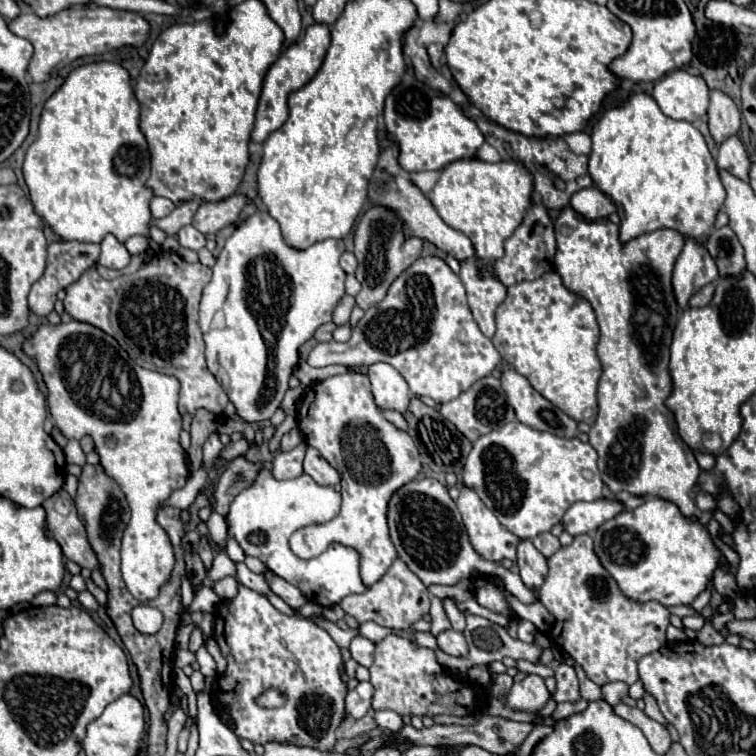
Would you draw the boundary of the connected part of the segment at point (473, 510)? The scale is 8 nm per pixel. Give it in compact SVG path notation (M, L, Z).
M461 489L457 507L463 515L463 525L467 529L471 545L481 559L497 563L511 559L515 563L519 537L513 535L507 527L501 527L497 517L485 507L485 503L481 503L473 489Z

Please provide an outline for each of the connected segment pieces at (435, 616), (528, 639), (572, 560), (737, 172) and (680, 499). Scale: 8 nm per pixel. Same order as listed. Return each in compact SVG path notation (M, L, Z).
M433 597L433 599L431 599L431 611L429 611L429 613L431 613L431 623L433 623L431 633L433 633L435 637L437 637L439 633L451 629L451 623L449 623L445 611L443 611L443 605L441 605L441 599L439 599L439 597Z
M519 621L519 639L525 641L525 643L533 643L535 641L535 635L537 635L537 627L531 623L531 621Z
M577 535L569 547L561 547L547 561L549 575L537 591L537 597L545 605L545 609L555 617L549 629L549 639L553 641L553 645L561 653L571 655L575 663L583 667L587 677L597 685L605 685L611 681L623 681L627 685L633 685L637 681L637 659L641 659L641 655L647 655L649 651L657 651L657 647L663 647L667 643L665 631L669 627L669 611L661 603L643 605L625 599L621 591L617 591L613 579L605 575L601 563L597 563L597 555L593 553L593 539L589 535Z
M729 137L725 143L721 143L719 157L717 157L717 167L723 169L723 171L729 171L731 175L749 183L751 163L749 163L749 157L747 157L739 137Z
M565 207L565 211L561 211L561 215L557 217L555 221L555 237L557 237L557 255L555 255L555 271L561 275L563 279L563 285L573 291L575 295L583 297L585 301L591 303L595 315L597 315L597 323L599 323L599 329L601 329L601 337L599 337L599 345L597 345L597 353L599 353L599 359L603 363L603 375L599 379L599 415L597 415L597 421L593 423L591 431L589 431L589 443L591 447L597 451L599 459L599 471L601 471L601 479L603 483L613 491L613 493L619 493L619 491L627 491L631 495L637 495L637 497L661 497L661 499L667 499L671 503L675 503L679 507L679 511L685 515L685 517L691 517L695 515L697 507L695 507L695 499L691 497L693 491L695 491L695 485L697 485L697 477L701 473L699 469L699 463L695 457L691 457L689 449L685 447L685 443L679 439L677 431L673 429L675 427L675 419L673 419L673 413L665 407L665 399L669 397L671 393L671 377L669 377L669 345L671 345L671 335L673 335L673 327L677 323L677 303L673 299L673 287L671 287L671 271L673 271L673 263L677 259L677 255L681 253L681 247L683 247L683 237L677 233L677 231L671 231L671 229L659 229L655 233L645 233L633 241L629 241L627 245L619 245L619 229L617 225L613 225L611 221L607 219L601 219L601 221L585 221L583 217L579 217L571 207Z

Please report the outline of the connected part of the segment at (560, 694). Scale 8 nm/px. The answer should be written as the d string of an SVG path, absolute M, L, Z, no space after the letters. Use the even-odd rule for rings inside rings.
M557 663L555 665L555 679L557 679L557 689L553 693L553 699L557 703L577 703L581 699L579 693L579 681L571 665L567 663Z

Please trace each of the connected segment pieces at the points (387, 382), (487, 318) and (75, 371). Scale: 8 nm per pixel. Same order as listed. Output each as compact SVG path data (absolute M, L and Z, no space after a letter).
M375 363L369 367L367 375L371 379L373 397L379 409L393 409L399 413L405 413L409 409L409 385L397 369L389 367L387 363Z
M467 259L465 263L461 263L459 277L467 289L469 307L479 329L483 331L483 335L493 337L495 335L495 311L505 301L505 295L507 295L505 285L489 275L479 277L475 259Z
M81 321L41 325L37 333L25 341L23 349L37 361L39 371L43 373L49 389L47 405L51 409L55 425L67 439L81 439L89 435L95 443L95 451L101 457L101 467L111 479L115 479L115 483L125 493L131 507L131 521L125 529L121 547L123 581L135 599L143 603L155 599L159 587L169 579L175 563L169 537L165 529L155 521L157 505L165 501L175 489L181 489L189 477L185 451L179 443L181 415L177 411L177 379L135 365L133 359L129 359L127 351L121 349L121 345L111 335Z

